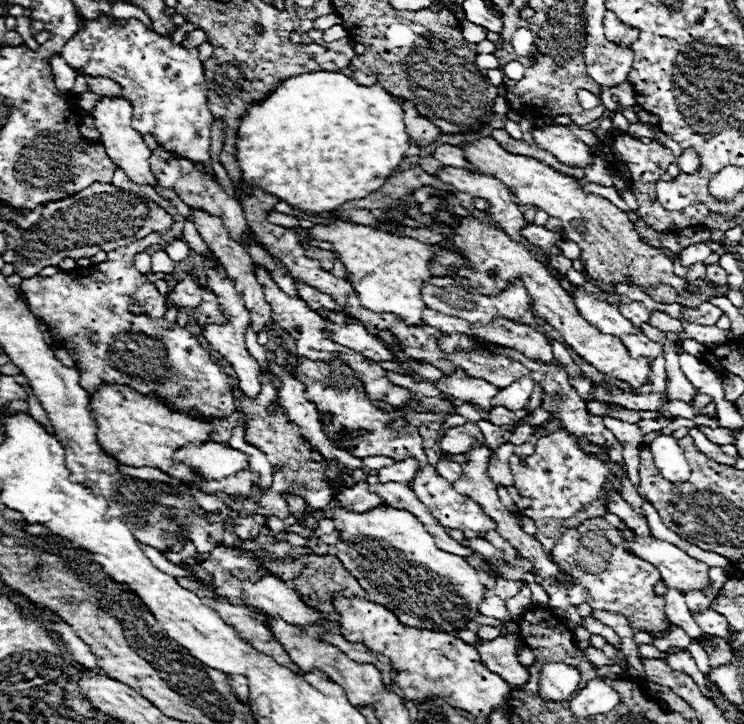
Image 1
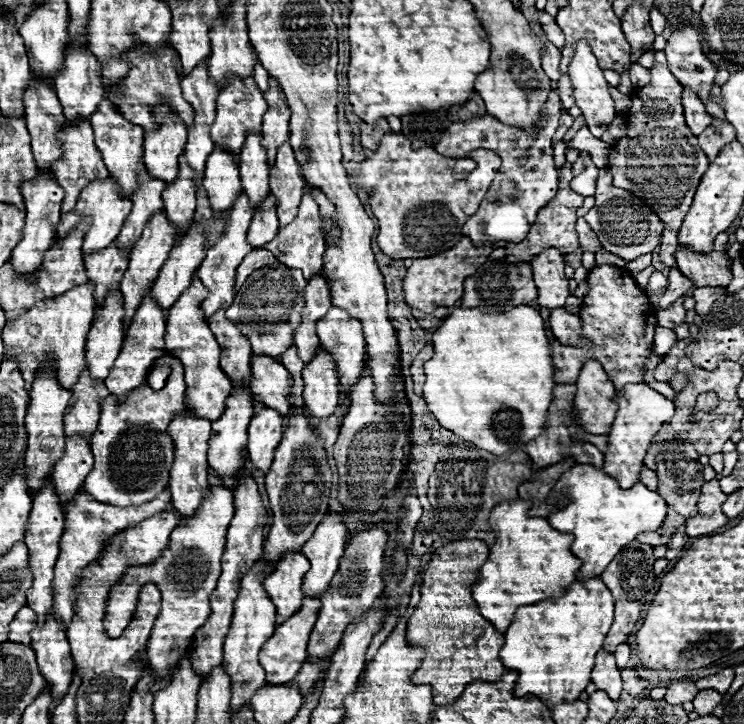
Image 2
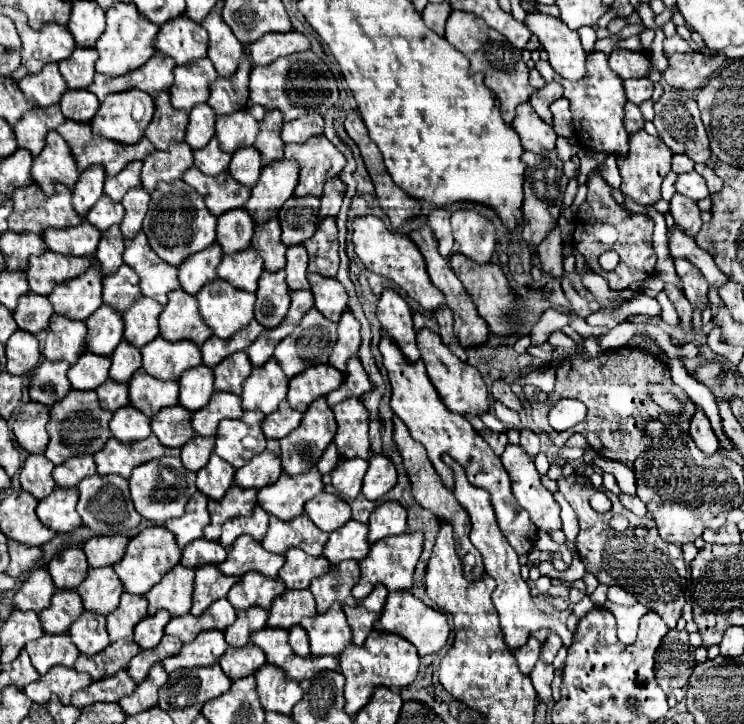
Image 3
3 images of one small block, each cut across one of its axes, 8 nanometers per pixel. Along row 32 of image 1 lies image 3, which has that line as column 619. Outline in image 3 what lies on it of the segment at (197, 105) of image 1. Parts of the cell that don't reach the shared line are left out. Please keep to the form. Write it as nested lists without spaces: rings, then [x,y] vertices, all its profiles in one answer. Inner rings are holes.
[[[602,52],[588,54],[588,60],[586,60],[588,76],[580,82],[570,82],[570,80],[564,80],[562,76],[556,76],[554,68],[544,60],[536,62],[536,68],[542,72],[546,82],[556,80],[564,86],[564,98],[570,100],[574,136],[580,146],[592,148],[592,150],[604,152],[604,154],[614,154],[614,156],[628,154],[628,132],[624,128],[624,104],[628,100],[626,100],[626,92],[622,86],[622,78],[610,70],[606,54],[602,54]]]

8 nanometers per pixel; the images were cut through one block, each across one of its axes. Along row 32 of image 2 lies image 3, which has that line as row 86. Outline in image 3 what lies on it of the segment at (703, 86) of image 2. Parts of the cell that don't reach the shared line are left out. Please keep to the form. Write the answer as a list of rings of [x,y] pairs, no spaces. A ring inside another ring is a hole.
[[[678,34],[664,40],[664,54],[668,58],[668,70],[662,74],[668,86],[678,90],[698,90],[706,84],[706,80],[724,64],[724,56],[702,54],[694,50],[686,40]]]

